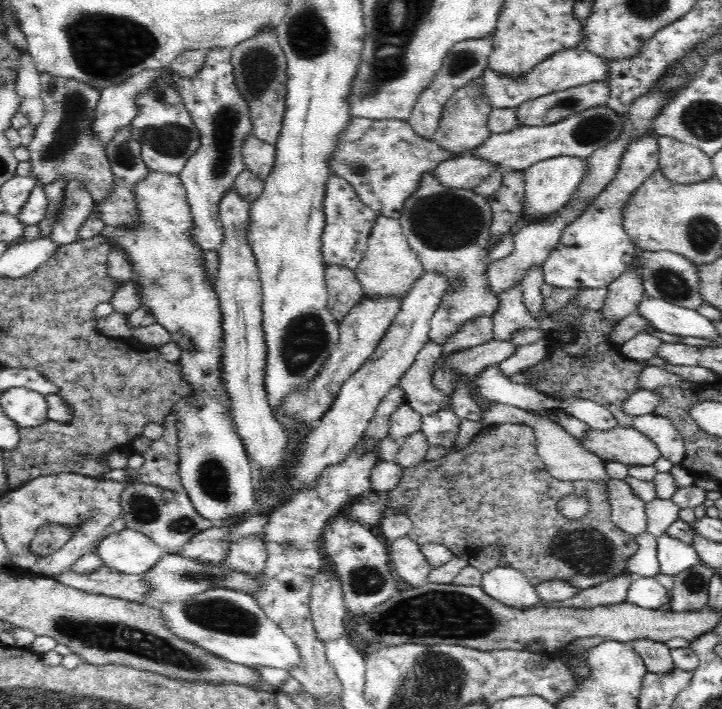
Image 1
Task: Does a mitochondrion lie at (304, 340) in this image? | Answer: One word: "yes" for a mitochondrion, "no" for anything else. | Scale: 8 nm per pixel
yes

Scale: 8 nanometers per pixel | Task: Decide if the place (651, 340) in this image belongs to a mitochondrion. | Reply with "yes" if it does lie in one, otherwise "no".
no

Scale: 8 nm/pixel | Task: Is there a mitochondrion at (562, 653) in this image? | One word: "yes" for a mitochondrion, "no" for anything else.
no

